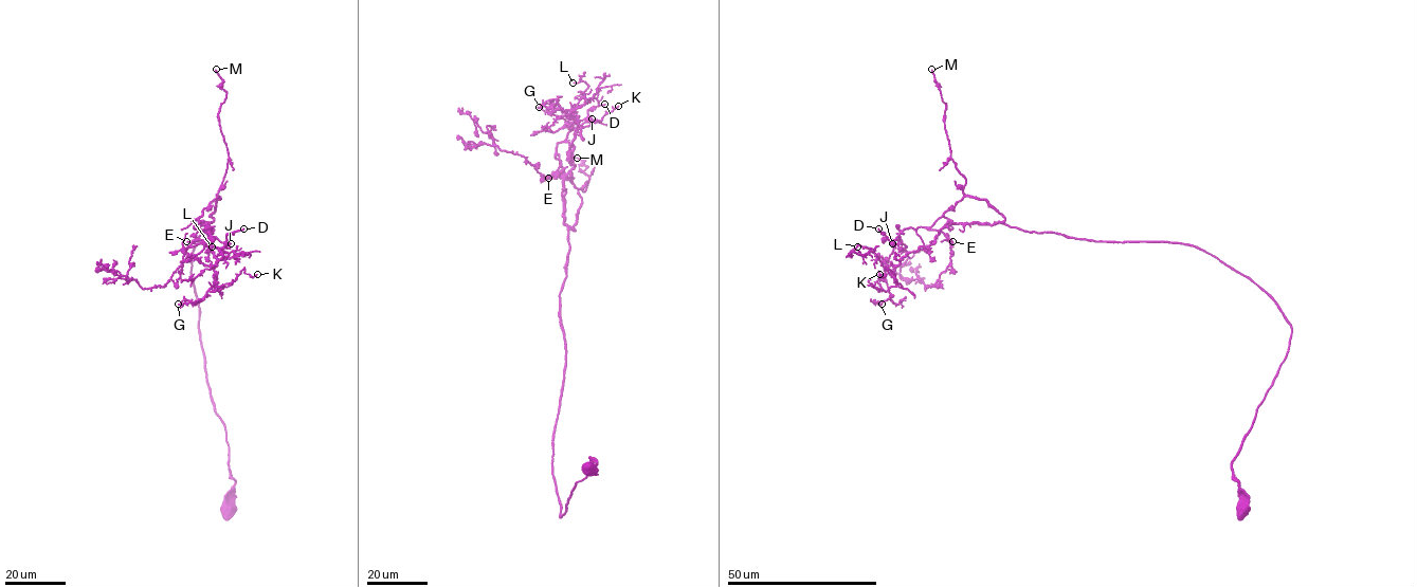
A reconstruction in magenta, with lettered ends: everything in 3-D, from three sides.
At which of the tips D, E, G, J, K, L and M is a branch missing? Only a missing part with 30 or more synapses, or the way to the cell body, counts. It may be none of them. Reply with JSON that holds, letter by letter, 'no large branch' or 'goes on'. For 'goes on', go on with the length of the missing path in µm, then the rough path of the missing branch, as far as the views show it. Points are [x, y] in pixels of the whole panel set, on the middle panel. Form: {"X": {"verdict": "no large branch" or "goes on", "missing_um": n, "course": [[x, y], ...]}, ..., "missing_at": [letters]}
{"D": {"verdict": "no large branch"}, "E": {"verdict": "no large branch"}, "G": {"verdict": "no large branch"}, "J": {"verdict": "no large branch"}, "K": {"verdict": "no large branch"}, "L": {"verdict": "no large branch"}, "M": {"verdict": "goes on", "missing_um": 180, "course": [[577, 158], [555, 122], [551, 85], [540, 69], [532, 110], [538, 156], [515, 252]]}, "missing_at": ["M"]}

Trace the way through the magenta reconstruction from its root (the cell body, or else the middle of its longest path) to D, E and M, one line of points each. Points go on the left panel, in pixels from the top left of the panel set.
D: (228, 511), (235, 480), (206, 381), (192, 253), (207, 230), (200, 216), (195, 226), (221, 242), (243, 228)
E: (228, 511), (235, 480), (206, 381), (191, 274), (192, 253), (207, 230), (200, 216), (196, 238), (186, 241)
M: (228, 511), (235, 480), (206, 381), (191, 274), (229, 158), (218, 116), (226, 93), (216, 69)

